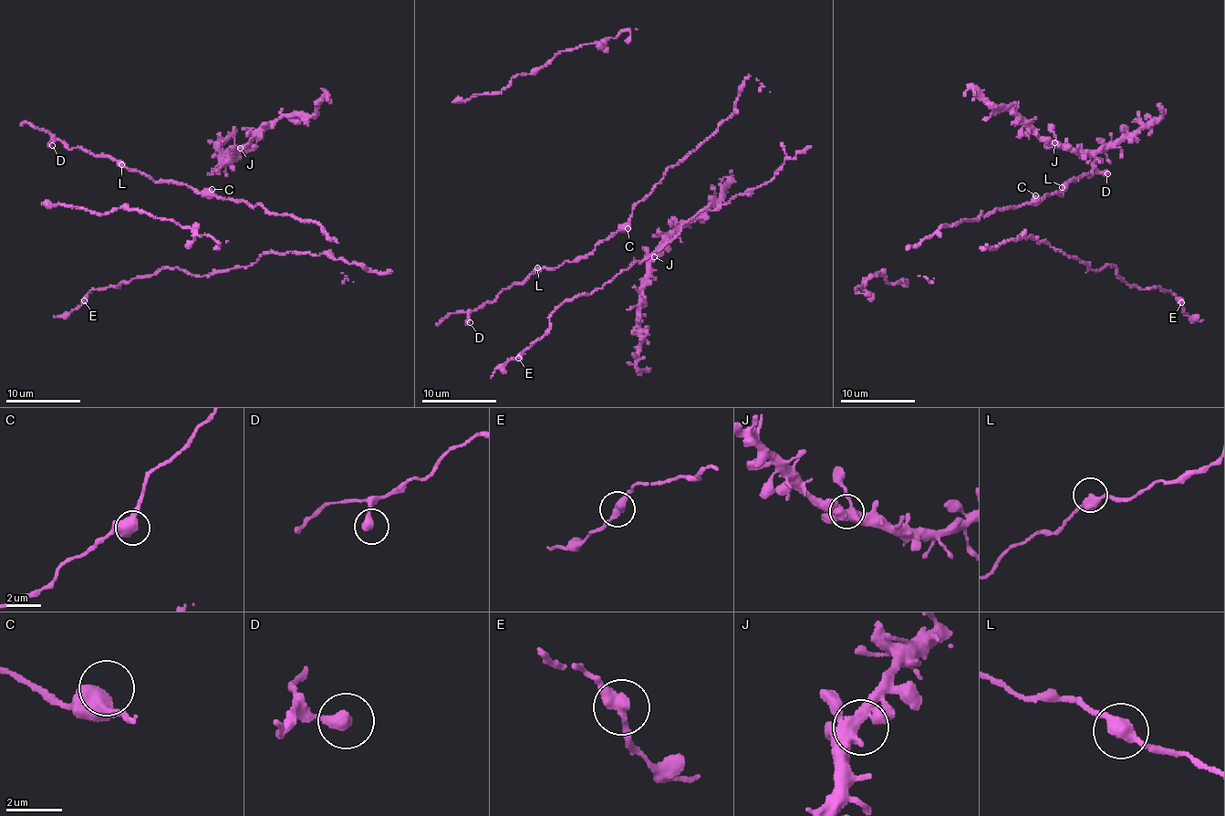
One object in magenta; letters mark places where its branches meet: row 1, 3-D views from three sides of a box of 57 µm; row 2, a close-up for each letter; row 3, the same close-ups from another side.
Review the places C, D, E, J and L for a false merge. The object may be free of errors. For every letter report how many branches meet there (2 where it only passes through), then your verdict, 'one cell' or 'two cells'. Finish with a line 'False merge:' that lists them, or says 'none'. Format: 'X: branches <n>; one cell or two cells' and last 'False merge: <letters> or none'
C: branches 2; one cell
D: branches 1; one cell
E: branches 2; one cell
J: branches 4; one cell
L: branches 2; one cell
False merge: none

